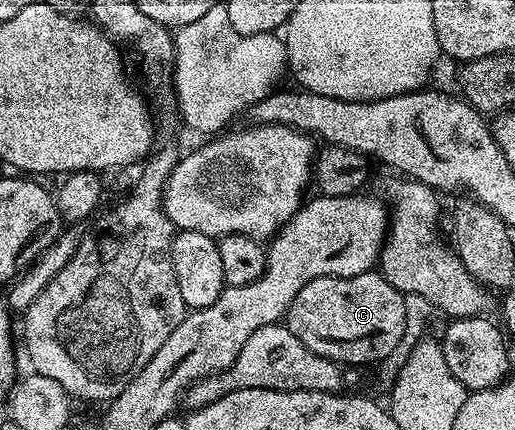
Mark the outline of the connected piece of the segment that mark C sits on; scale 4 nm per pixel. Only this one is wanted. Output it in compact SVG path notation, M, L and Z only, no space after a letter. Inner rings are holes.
M377 270L356 277L316 277L300 289L284 323L320 357L345 365L377 365L400 343L405 331L405 295Z

